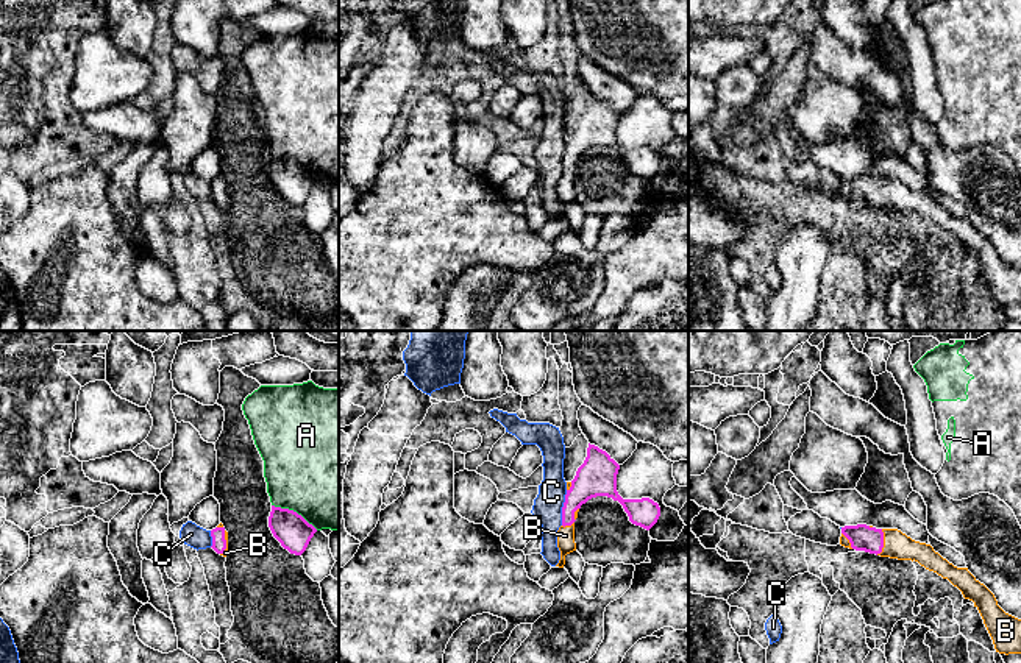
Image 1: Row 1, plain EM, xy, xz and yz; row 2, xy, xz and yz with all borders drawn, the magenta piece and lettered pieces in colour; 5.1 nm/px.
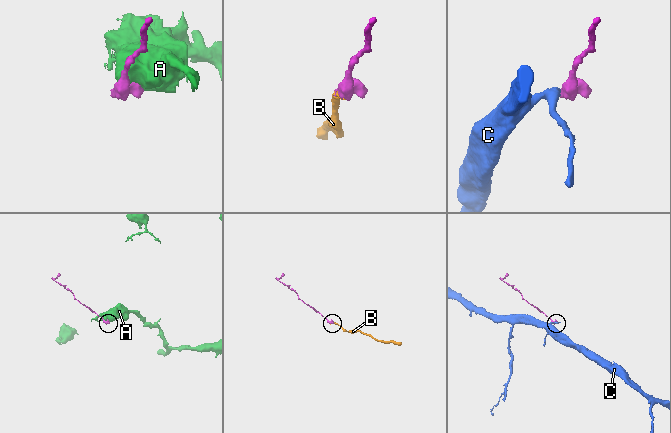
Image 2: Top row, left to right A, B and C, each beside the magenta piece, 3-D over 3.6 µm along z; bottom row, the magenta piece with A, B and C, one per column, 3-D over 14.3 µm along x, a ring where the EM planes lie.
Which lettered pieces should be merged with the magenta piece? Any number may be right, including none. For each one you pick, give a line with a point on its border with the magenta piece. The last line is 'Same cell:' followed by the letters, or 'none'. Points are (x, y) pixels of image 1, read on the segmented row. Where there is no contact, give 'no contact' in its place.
B: contact yz (882, 543)
Same cell: B

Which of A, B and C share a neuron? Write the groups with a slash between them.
A / B / C

